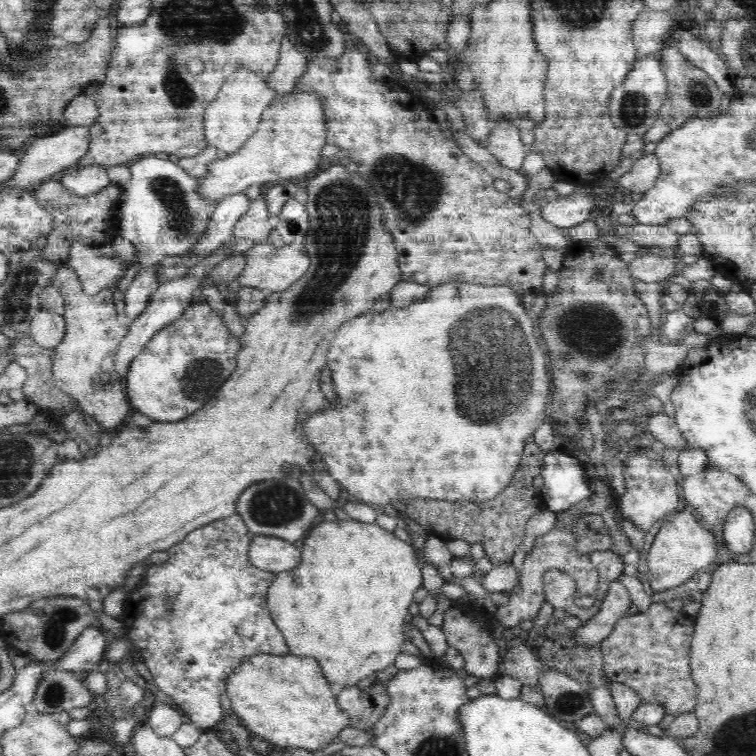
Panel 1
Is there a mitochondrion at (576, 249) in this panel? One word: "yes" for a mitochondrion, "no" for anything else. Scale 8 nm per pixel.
no

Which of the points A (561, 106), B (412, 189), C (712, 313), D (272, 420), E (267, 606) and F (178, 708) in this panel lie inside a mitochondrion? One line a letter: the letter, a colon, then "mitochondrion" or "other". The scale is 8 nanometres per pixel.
A: other
B: mitochondrion
C: other
D: other
E: other
F: other

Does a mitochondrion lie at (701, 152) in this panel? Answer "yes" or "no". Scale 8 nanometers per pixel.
no

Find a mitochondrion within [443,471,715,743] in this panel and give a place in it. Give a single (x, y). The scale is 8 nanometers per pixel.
(568, 704)

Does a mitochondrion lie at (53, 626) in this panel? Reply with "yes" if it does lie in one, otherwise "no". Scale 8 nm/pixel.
yes

